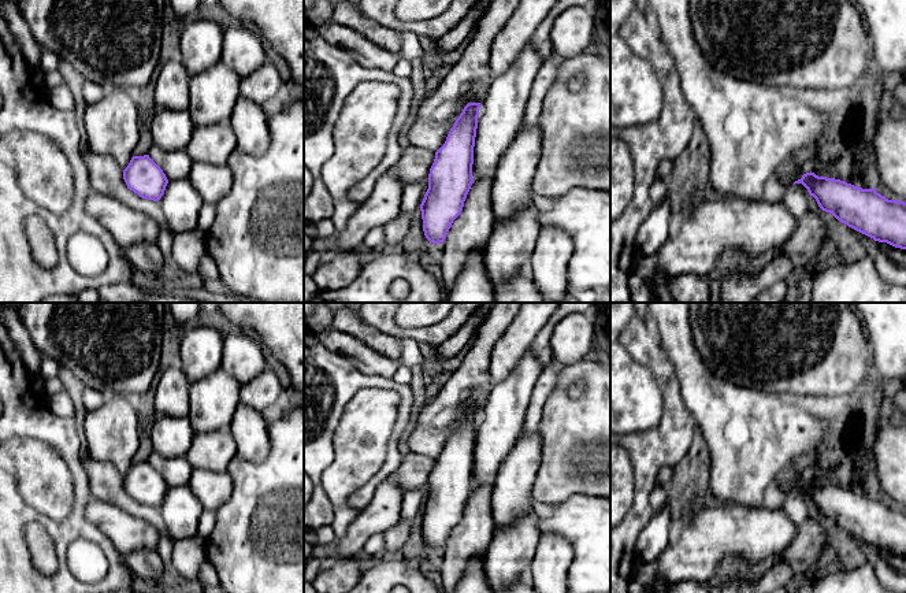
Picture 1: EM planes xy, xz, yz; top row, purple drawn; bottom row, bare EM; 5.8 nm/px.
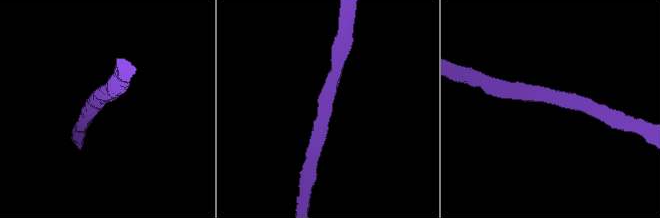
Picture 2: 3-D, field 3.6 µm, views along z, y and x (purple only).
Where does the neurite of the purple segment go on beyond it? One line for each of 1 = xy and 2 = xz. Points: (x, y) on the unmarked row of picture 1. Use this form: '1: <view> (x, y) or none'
1: none
2: none

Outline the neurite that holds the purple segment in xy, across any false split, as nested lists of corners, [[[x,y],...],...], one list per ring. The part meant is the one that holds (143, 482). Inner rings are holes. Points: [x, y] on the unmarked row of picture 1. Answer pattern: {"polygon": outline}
{"polygon": [[[149,462],[133,463],[123,477],[123,486],[130,497],[153,508],[161,505],[168,490],[166,481]]]}

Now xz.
{"polygon": [[[468,409],[450,436],[445,451],[435,459],[428,481],[428,496],[420,511],[423,538],[430,549],[443,549],[453,527],[461,520],[474,490],[472,471],[480,409]]]}

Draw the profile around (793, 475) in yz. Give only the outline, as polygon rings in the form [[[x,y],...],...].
[[[810,451],[797,456],[787,467],[779,471],[764,493],[764,504],[769,509],[783,508],[790,493],[810,479],[809,472],[816,467],[817,455]]]

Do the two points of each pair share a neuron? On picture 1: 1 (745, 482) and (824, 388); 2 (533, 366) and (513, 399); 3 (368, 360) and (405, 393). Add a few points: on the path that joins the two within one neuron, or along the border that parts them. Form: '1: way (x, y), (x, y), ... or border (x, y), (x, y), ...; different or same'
1: border (769, 392), (799, 401); different
2: way (524, 374), (515, 390); same
3: border (357, 367), (364, 373), (392, 378); different

